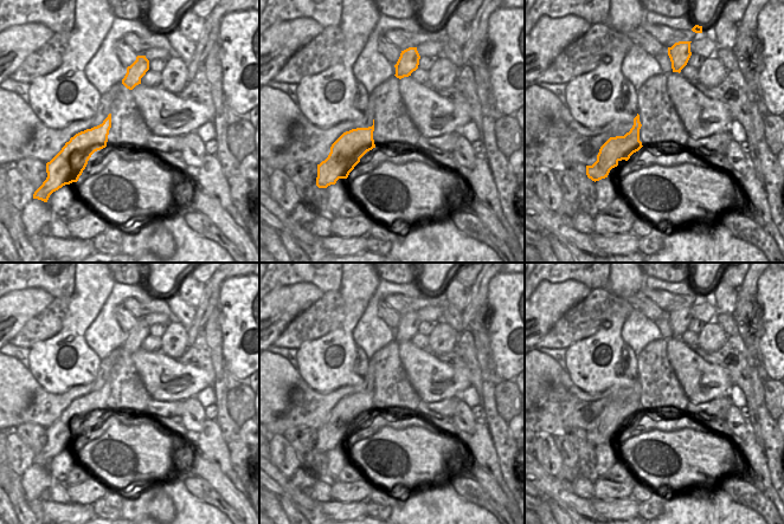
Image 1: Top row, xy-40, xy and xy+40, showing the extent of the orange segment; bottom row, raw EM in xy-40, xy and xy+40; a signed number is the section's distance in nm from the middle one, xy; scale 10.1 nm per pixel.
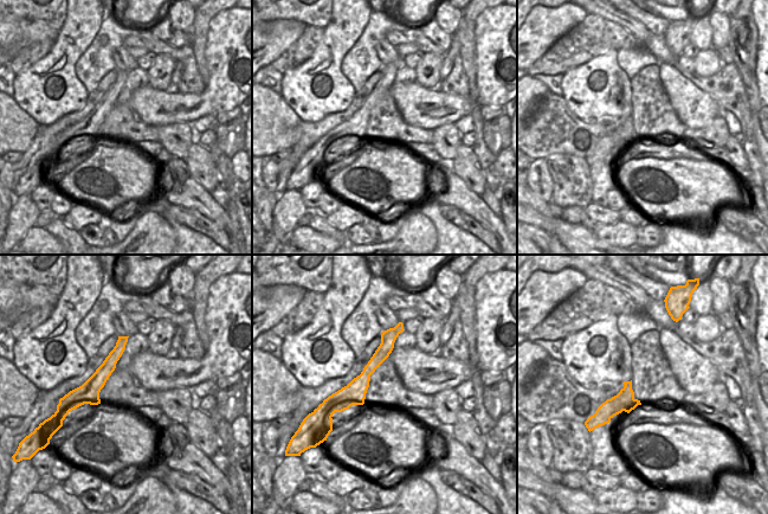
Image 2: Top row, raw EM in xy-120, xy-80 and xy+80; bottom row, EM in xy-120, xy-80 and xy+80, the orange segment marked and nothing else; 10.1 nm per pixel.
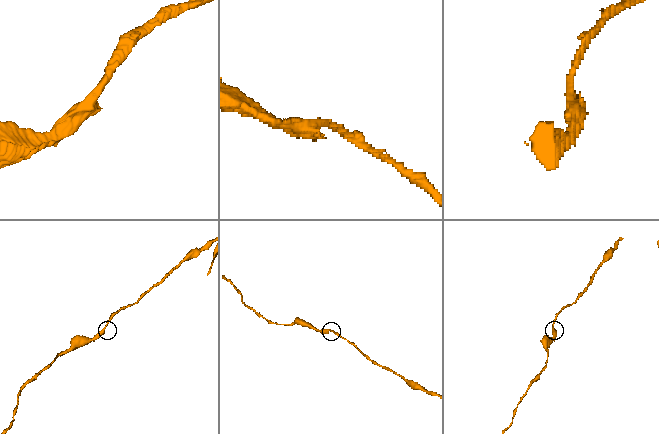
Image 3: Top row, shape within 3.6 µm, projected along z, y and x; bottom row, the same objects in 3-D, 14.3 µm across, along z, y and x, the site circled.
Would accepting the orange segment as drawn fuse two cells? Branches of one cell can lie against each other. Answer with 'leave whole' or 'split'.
leave whole

